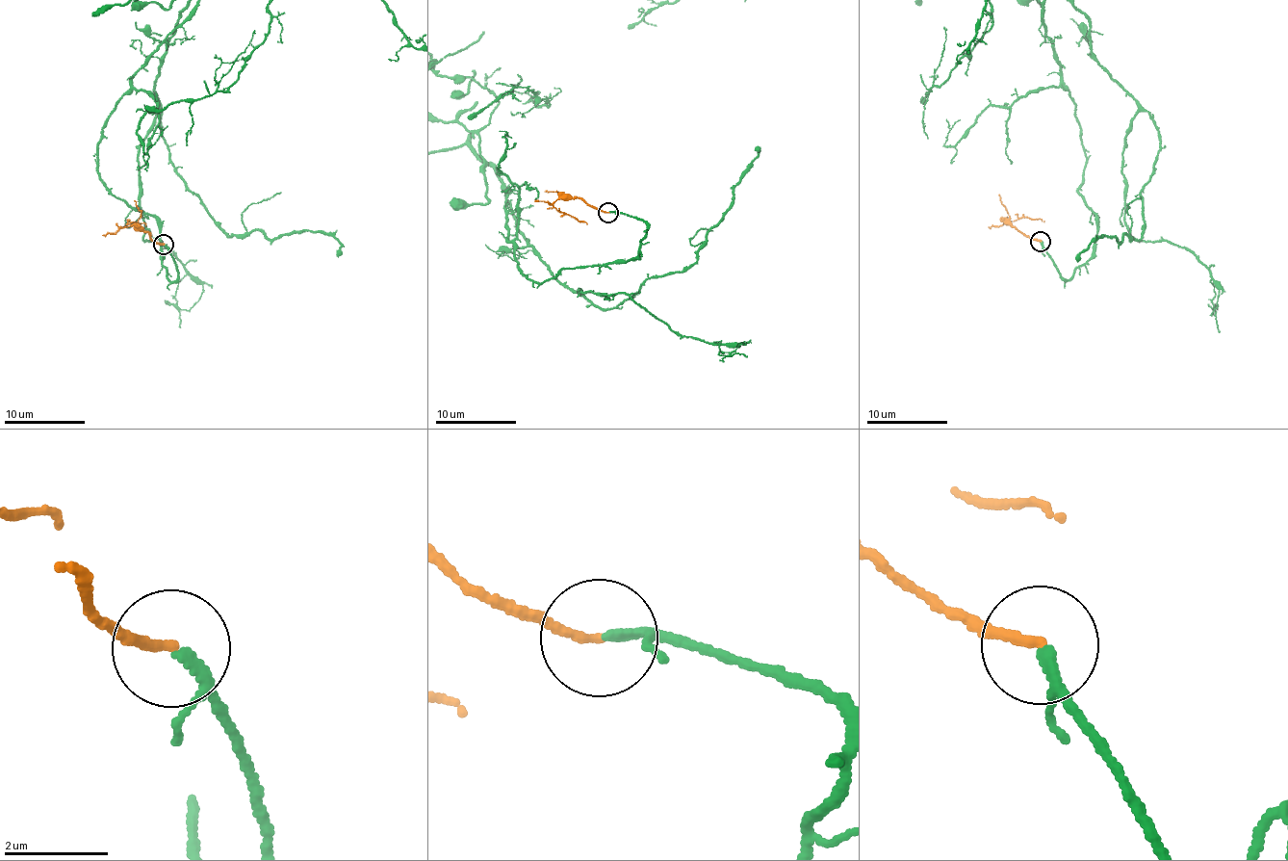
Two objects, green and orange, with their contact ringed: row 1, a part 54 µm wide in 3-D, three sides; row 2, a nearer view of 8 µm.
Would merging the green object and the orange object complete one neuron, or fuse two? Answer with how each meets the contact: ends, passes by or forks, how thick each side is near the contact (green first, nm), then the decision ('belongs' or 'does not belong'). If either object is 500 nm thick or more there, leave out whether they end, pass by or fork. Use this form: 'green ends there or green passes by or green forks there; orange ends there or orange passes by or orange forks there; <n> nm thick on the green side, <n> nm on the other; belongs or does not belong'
green passes by; orange ends there; 130 nm thick on the green side, 180 nm on the other; belongs

